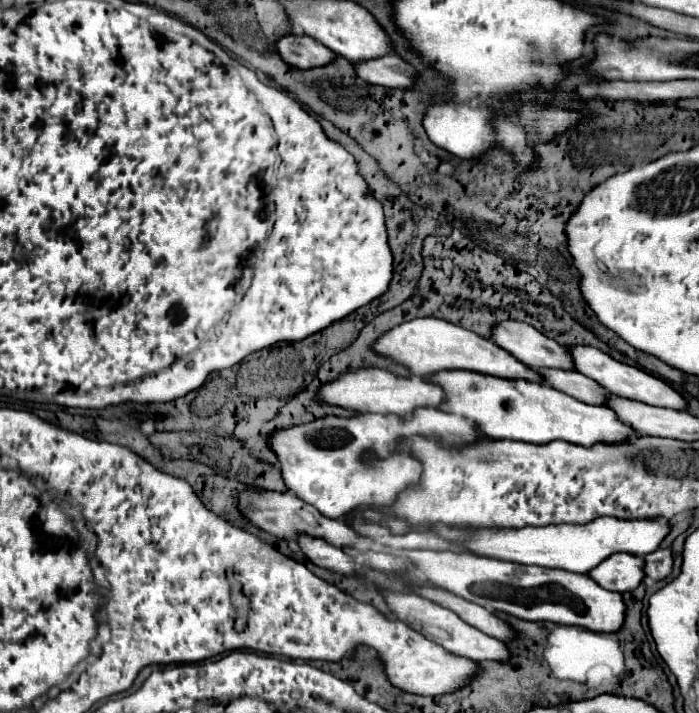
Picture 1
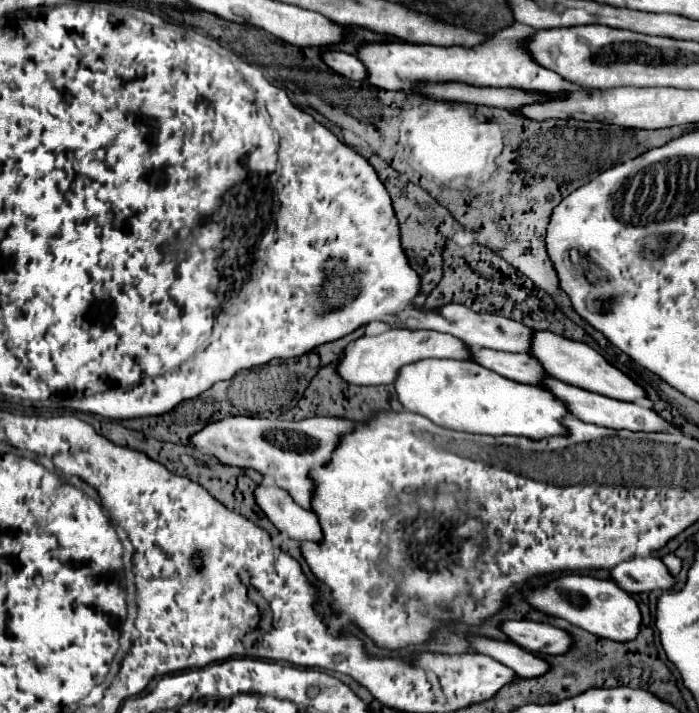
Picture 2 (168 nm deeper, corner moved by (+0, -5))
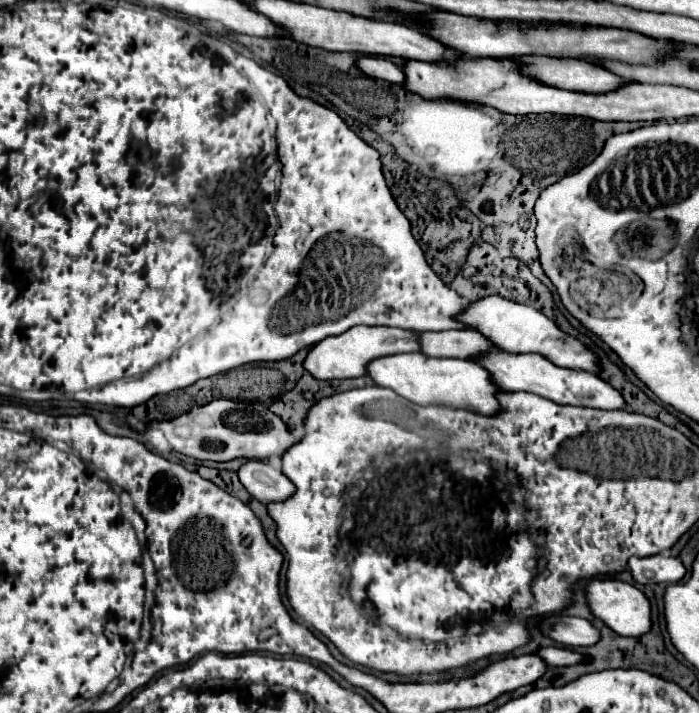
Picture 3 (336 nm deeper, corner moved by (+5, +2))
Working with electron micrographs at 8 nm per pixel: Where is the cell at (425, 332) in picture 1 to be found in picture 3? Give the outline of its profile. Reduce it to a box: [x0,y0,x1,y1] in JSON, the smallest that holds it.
[304,325,420,379]

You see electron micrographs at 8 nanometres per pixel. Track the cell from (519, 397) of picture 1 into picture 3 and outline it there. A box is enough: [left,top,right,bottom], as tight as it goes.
[366,353,500,415]

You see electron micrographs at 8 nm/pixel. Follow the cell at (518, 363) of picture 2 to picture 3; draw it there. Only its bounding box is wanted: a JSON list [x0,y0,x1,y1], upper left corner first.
[418,329,494,359]

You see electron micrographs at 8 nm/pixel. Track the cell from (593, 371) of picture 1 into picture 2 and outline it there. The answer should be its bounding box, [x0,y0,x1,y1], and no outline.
[531,332,647,402]

